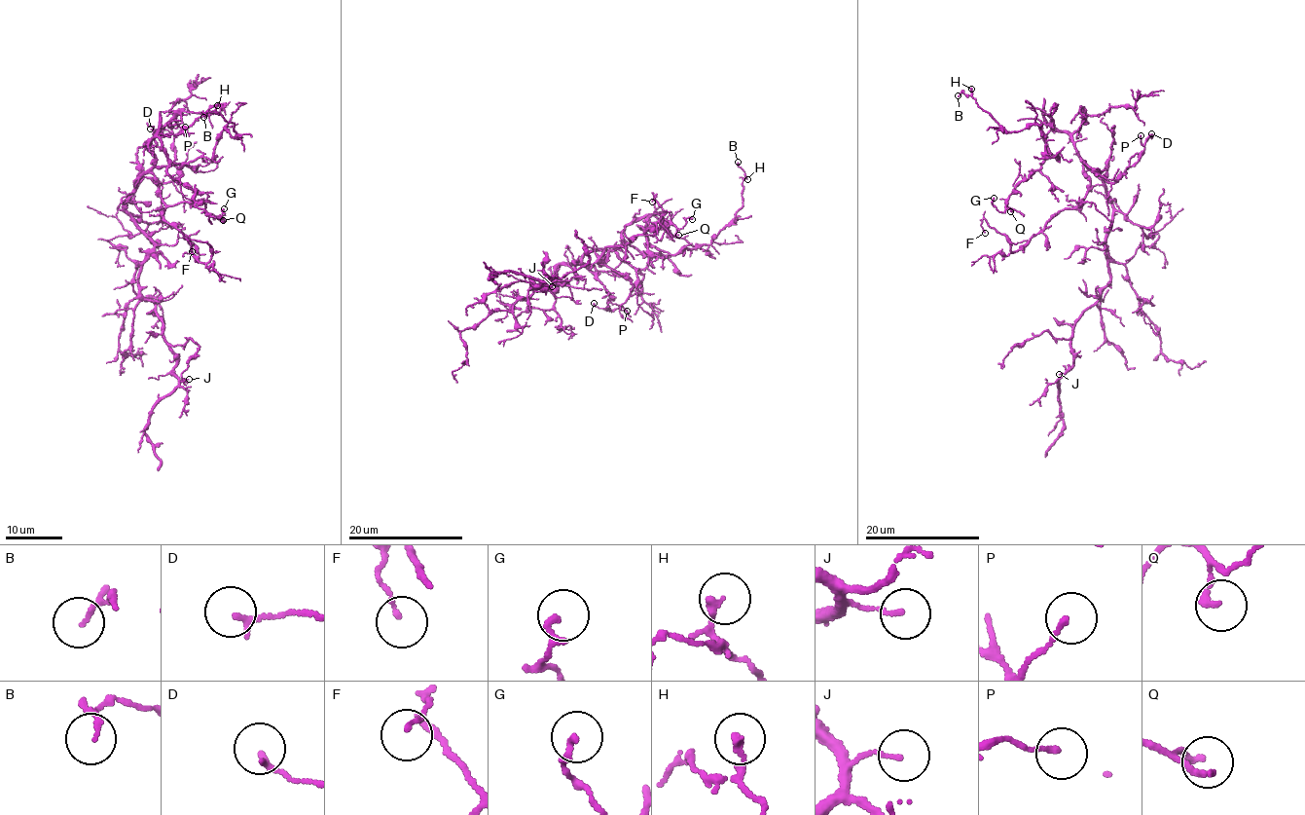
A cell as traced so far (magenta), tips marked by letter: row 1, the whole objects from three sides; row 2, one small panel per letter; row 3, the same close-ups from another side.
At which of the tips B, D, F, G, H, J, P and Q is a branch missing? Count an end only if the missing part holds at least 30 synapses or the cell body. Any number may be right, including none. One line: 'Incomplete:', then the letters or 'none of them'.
Incomplete: none of them

